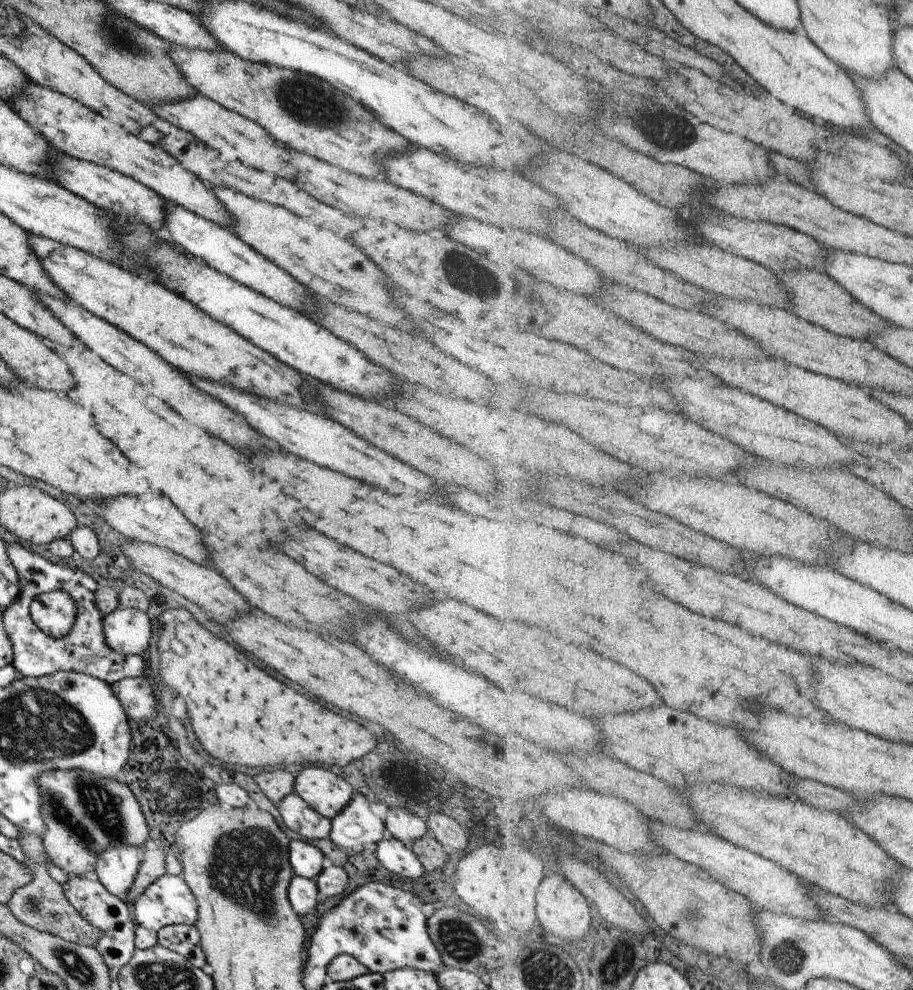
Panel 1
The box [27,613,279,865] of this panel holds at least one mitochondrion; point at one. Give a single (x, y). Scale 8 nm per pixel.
(97, 814)

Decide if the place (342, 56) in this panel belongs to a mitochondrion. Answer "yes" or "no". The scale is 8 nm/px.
no

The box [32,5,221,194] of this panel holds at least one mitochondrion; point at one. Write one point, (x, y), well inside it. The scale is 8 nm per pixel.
(114, 33)

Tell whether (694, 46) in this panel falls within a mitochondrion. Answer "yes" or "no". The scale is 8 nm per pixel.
no

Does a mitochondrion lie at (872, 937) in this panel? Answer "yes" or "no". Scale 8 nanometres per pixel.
no

